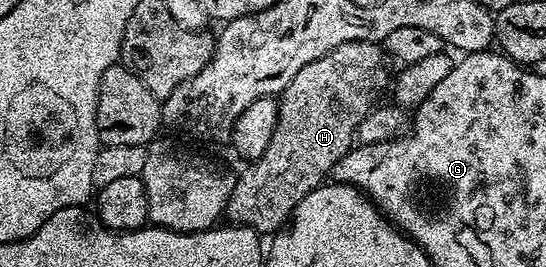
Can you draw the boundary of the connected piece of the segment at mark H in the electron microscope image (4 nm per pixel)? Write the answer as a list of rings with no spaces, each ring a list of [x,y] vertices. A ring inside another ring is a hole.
[[[376,41],[343,43],[315,59],[315,63],[307,63],[279,94],[277,122],[267,151],[236,174],[224,216],[232,224],[245,225],[259,235],[278,232],[293,216],[295,207],[311,191],[326,184],[335,163],[354,148],[359,123],[390,84],[391,73],[385,70],[385,64],[384,48]]]

